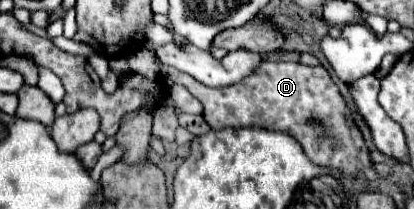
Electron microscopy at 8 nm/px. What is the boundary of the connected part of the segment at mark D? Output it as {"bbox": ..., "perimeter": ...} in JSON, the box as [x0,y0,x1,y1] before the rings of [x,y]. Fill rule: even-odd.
{"bbox":[160,60,377,180],"perimeter":[[[261,60],[251,76],[225,88],[209,88],[195,78],[189,78],[187,74],[162,63],[160,68],[162,77],[185,86],[203,104],[203,118],[211,130],[221,130],[225,126],[263,126],[267,130],[283,130],[297,138],[313,164],[333,166],[343,174],[365,180],[377,178],[363,136],[349,116],[349,108],[339,94],[339,88],[333,84],[329,72],[323,66]]]}

